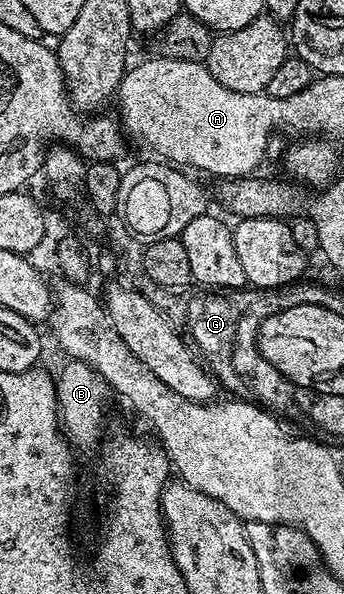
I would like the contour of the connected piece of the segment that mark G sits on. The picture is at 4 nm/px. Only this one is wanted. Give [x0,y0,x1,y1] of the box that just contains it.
[187,286,281,401]

